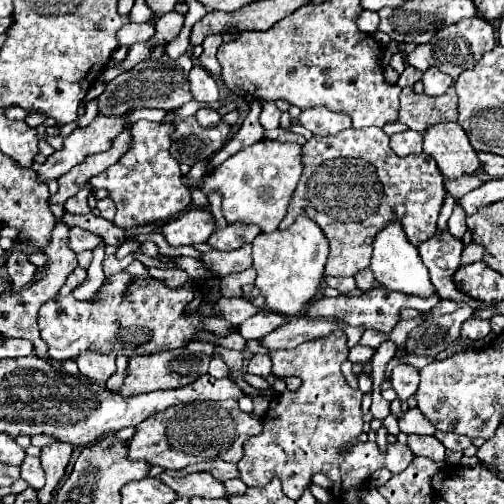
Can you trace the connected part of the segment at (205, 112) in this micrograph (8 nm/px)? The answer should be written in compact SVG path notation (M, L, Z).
M200 109L200 111L196 113L196 119L198 119L198 123L200 123L202 127L206 127L206 129L220 123L220 115L218 115L214 109Z

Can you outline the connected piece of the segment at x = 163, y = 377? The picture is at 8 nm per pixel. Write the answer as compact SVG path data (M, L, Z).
M180 347L180 349L172 349L172 351L152 353L152 355L136 355L136 357L130 357L130 363L128 363L128 377L124 379L124 385L122 385L120 395L132 397L132 395L140 395L140 393L158 391L158 389L176 389L176 387L188 385L188 383L192 383L198 375L204 375L204 373L206 373L210 359L212 359L212 357L206 355L206 353L184 355L182 347Z

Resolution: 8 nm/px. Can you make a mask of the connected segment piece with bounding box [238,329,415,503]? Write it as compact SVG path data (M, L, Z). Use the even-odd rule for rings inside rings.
M338 329L338 333L330 333L330 337L322 337L322 341L306 341L290 351L286 349L276 349L268 351L272 359L272 373L274 375L296 375L302 379L302 385L298 391L286 391L280 397L272 399L270 409L266 413L266 425L264 433L260 437L250 437L244 443L244 457L238 463L238 471L242 481L248 487L262 487L266 485L272 477L280 477L284 485L284 493L290 499L298 499L306 487L310 485L310 477L314 473L324 473L332 481L332 493L338 497L340 503L360 503L360 489L362 485L370 479L370 475L382 467L388 469L393 474L401 473L411 463L415 457L407 445L400 442L388 444L386 451L380 451L376 443L354 443L348 451L342 451L342 447L350 441L354 441L360 435L362 427L362 391L352 389L348 381L344 379L340 365L348 359L348 345L346 345L346 335Z

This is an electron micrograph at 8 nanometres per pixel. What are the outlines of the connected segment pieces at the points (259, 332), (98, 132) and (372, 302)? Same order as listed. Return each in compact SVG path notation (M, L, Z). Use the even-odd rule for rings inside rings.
M268 309L248 317L240 327L240 335L244 339L262 339L266 333L270 333L270 329L276 329L278 325L284 325L286 319L278 317L278 313L270 313Z
M132 109L130 111L126 111L124 115L104 115L104 113L98 113L96 115L96 119L88 125L88 127L76 127L70 135L66 135L64 137L64 145L62 145L62 149L60 151L56 151L56 153L52 153L50 157L48 157L48 161L44 164L38 164L36 162L33 163L32 169L42 177L42 181L50 181L50 179L56 179L56 177L60 177L62 173L66 173L66 171L70 171L76 163L80 163L80 161L84 161L84 157L88 157L88 155L94 155L94 153L100 153L100 151L106 151L106 149L110 149L110 145L112 145L112 141L124 131L124 127L128 125L128 115L132 113Z
M374 287L374 289L370 289L370 291L366 291L366 293L362 293L360 297L356 297L356 295L340 295L340 297L334 297L334 299L330 299L330 297L320 297L318 301L314 301L312 305L310 305L310 309L306 309L306 315L308 317L338 317L338 319L344 319L346 323L350 323L350 325L364 325L364 327L372 327L372 329L378 329L378 331L392 331L394 329L394 323L398 321L398 311L400 311L400 307L412 307L412 309L416 309L416 311L422 311L422 313L426 313L426 311L430 311L436 303L438 303L438 299L440 297L426 297L426 299L422 299L422 297L406 297L406 295L402 295L402 293L390 293L388 289L382 289L382 287ZM390 301L394 301L394 309L390 309L390 317L392 319L378 319L376 315L382 315L382 313L388 313L388 305L390 305Z

